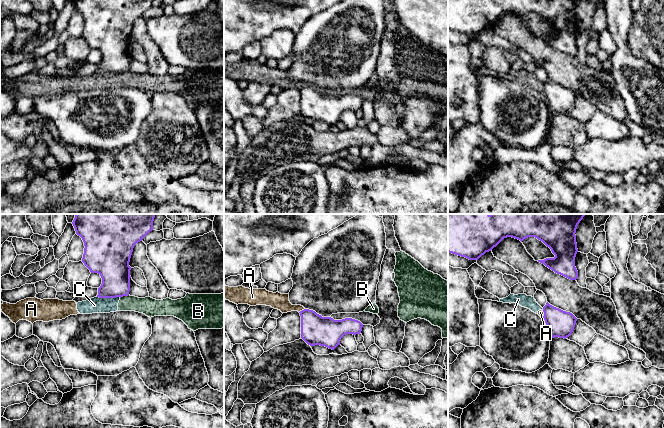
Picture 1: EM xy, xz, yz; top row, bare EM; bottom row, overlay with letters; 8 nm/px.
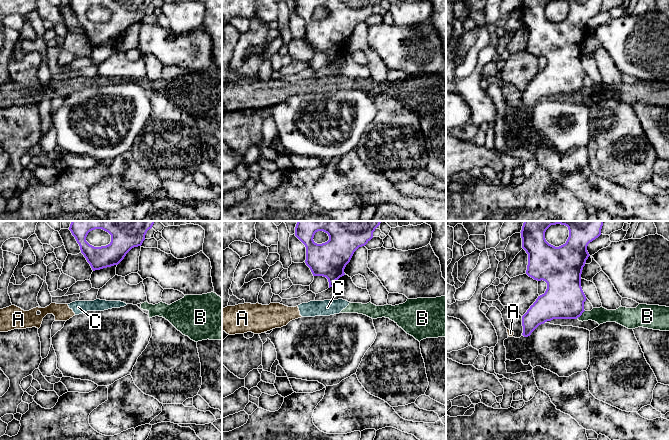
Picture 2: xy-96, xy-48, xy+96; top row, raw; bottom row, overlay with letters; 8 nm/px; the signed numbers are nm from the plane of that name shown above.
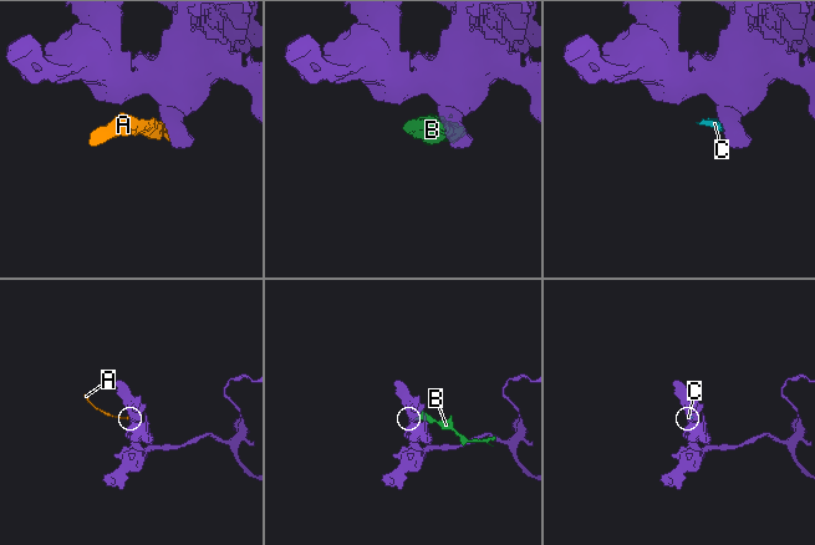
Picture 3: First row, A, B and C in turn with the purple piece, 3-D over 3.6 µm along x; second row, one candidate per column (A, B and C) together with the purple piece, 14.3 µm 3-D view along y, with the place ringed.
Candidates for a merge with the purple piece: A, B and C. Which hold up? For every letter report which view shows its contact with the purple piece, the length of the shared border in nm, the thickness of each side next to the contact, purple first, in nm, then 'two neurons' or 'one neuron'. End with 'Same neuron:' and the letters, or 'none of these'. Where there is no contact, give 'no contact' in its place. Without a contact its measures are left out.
A: meets purple in xz; contact 60 nm long; 240 nm thick on the purple side, 130 nm on the other; two neurons
B: meets purple in xy; contact 80 nm long; 260 nm thick on the purple side, 150 nm on the other; two neurons
C: meets purple in xy; contact 200 nm long; 260 nm thick on the purple side, 130 nm on the other; two neurons
Same neuron: none of these

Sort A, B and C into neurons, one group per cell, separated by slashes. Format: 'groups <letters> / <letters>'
groups A B C

